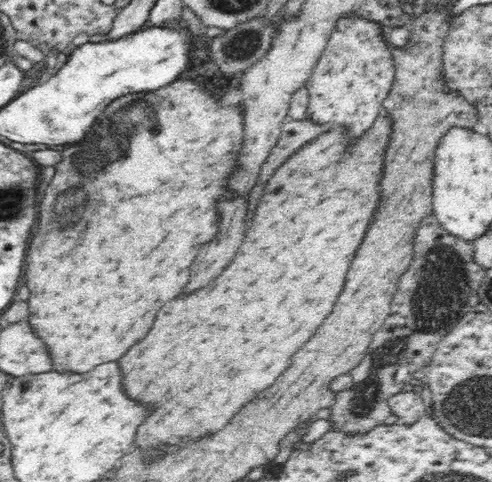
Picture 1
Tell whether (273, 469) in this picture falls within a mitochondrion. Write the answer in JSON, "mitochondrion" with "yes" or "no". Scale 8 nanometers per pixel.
{"mitochondrion":"no"}

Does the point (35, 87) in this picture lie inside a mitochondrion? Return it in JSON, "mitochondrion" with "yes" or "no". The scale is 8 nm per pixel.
{"mitochondrion":"no"}

